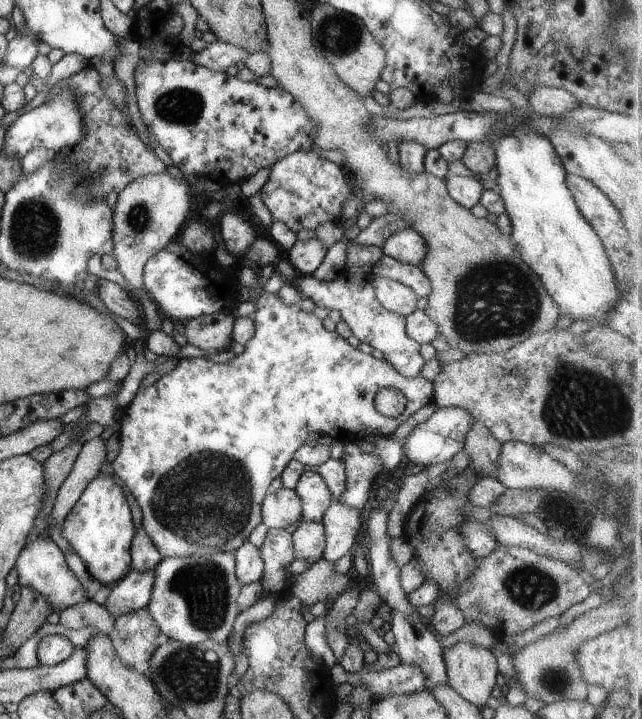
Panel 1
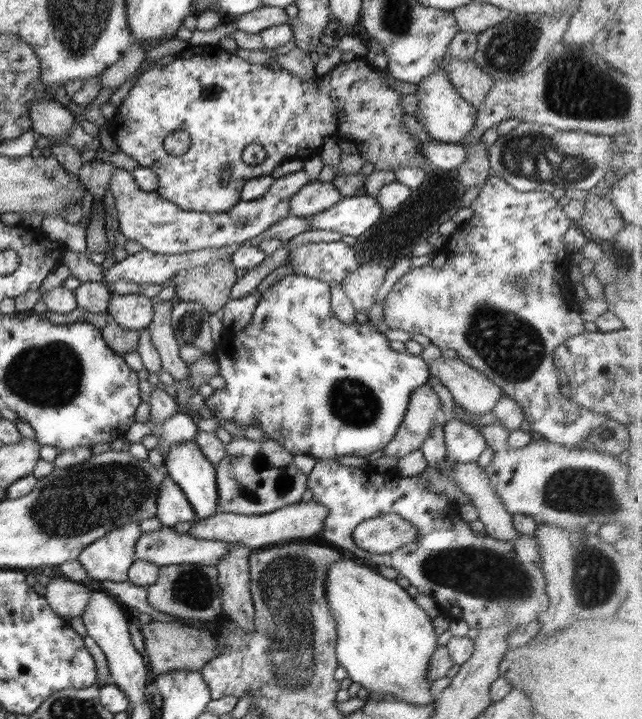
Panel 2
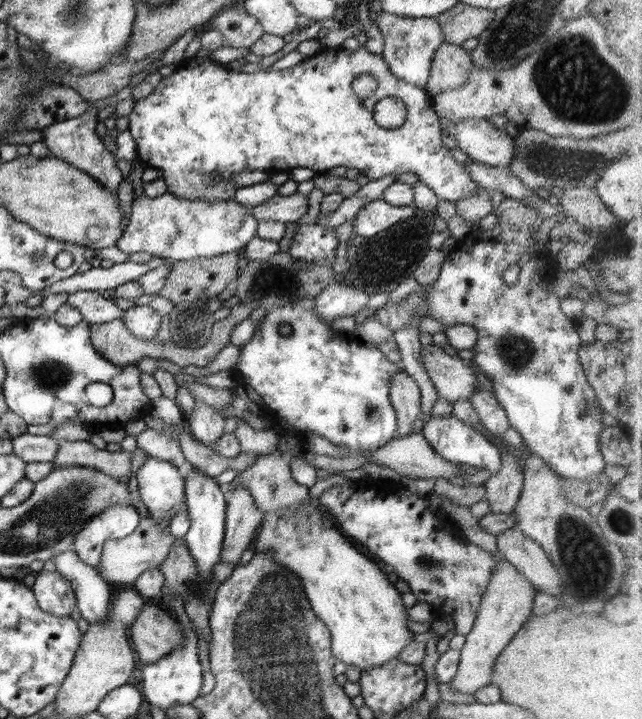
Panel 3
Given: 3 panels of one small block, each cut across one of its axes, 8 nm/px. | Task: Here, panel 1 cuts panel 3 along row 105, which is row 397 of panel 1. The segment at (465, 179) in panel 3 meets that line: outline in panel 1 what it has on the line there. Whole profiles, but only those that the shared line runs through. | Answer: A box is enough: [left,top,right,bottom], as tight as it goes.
[113,291,434,559]

